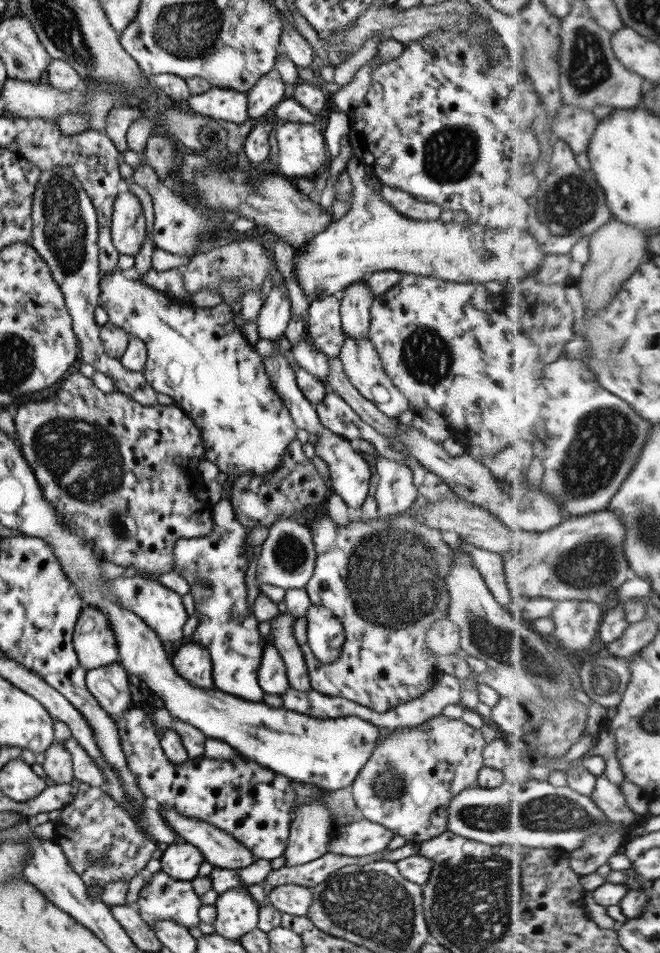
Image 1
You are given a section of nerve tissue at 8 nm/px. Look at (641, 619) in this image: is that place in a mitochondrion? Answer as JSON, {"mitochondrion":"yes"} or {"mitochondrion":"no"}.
{"mitochondrion":"no"}

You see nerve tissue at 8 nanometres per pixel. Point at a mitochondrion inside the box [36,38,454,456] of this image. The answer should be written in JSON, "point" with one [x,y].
{"point":[64,222]}

